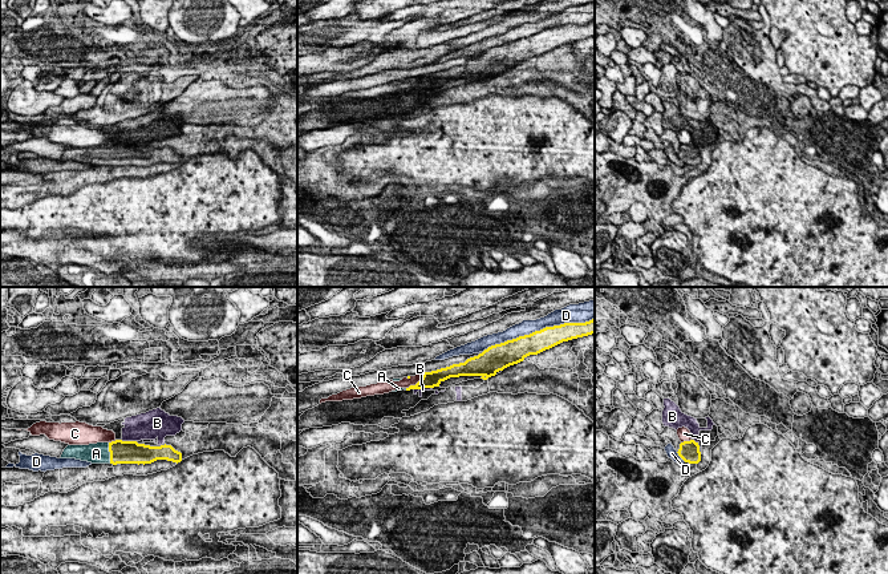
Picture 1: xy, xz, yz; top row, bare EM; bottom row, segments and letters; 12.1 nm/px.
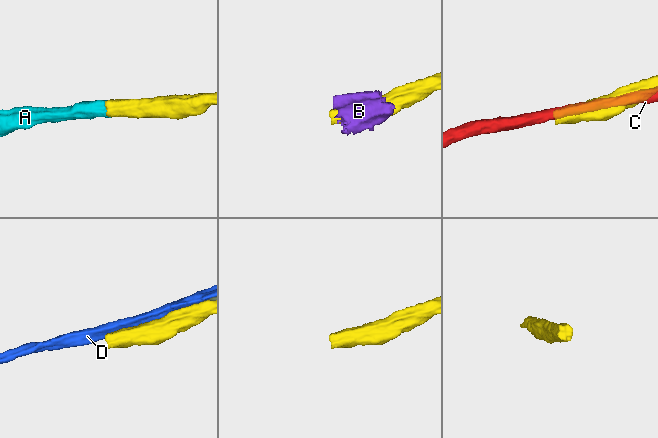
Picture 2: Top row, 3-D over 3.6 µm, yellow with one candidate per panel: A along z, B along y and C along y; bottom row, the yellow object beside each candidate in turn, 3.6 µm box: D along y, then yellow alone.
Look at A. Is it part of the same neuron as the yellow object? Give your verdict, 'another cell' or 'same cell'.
same cell

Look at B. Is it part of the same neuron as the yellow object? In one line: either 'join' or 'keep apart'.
keep apart

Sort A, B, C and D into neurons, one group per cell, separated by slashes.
A / B / C / D

